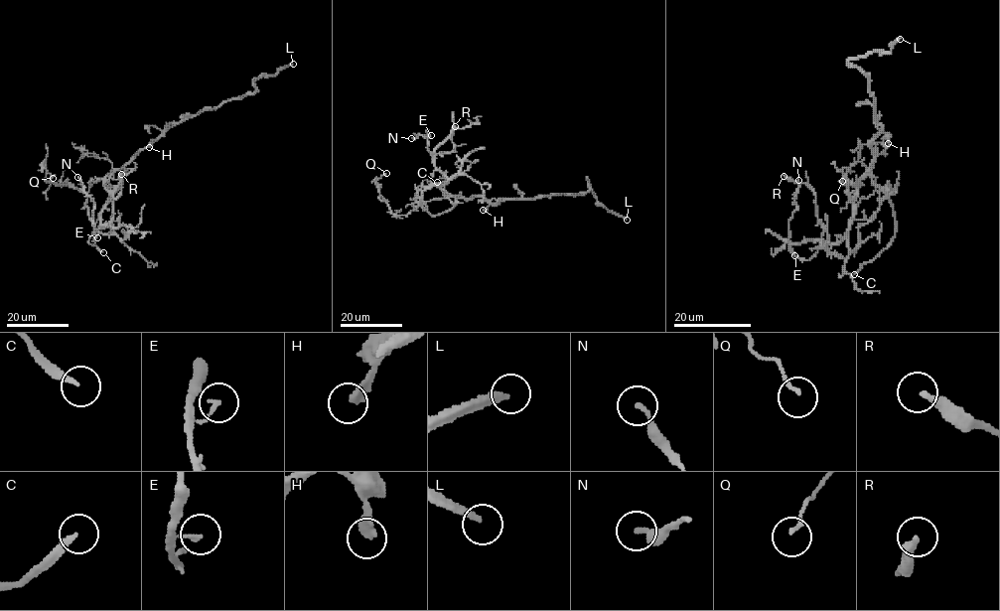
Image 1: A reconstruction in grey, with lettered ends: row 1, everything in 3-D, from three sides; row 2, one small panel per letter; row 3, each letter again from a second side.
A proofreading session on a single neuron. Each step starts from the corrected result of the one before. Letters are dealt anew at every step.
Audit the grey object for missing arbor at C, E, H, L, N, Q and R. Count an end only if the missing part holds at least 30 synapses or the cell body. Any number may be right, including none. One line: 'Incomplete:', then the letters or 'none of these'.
Incomplete: C, H, L

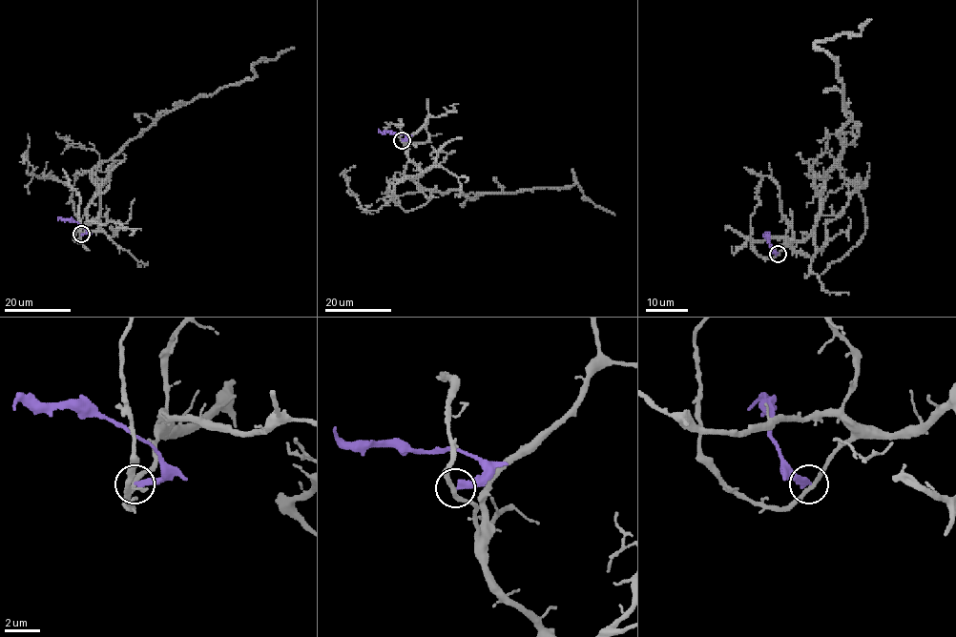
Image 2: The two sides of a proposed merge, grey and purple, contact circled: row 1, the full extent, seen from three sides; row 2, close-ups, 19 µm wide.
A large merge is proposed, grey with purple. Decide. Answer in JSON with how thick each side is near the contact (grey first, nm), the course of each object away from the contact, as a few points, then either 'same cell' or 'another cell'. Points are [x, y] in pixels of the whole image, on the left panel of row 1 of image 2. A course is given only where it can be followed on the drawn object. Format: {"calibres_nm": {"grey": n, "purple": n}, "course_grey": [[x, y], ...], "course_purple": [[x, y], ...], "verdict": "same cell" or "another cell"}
{"calibres_nm": {"grey": 280, "purple": 320}, "course_grey": [[80, 234], [99, 214], [92, 173], [101, 163], [166, 113], [250, 80], [260, 58], [295, 48]], "course_purple": [[80, 234], [87, 232], [83, 226], [74, 221], [58, 219]], "verdict": "another cell"}

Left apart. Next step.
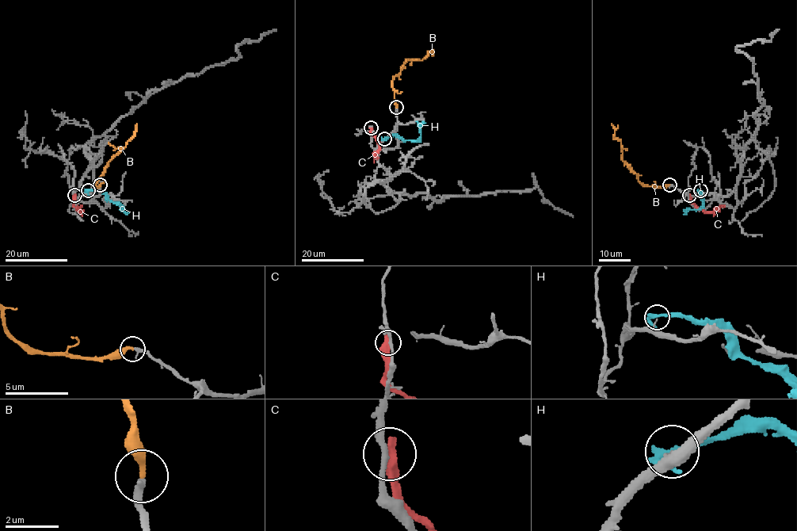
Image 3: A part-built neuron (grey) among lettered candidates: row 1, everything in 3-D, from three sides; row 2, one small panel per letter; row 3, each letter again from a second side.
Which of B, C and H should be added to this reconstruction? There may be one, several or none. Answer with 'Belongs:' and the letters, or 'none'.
Belongs: B

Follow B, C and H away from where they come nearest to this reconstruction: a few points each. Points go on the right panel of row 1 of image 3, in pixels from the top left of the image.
B: (669, 185), (651, 186), (640, 181), (622, 159), (621, 143), (614, 137), (615, 127), (611, 124)
C: (689, 195), (690, 200), (699, 208), (707, 212), (712, 212), (724, 204)
H: (700, 190), (698, 192), (703, 199), (703, 206), (697, 210), (688, 210), (683, 215)

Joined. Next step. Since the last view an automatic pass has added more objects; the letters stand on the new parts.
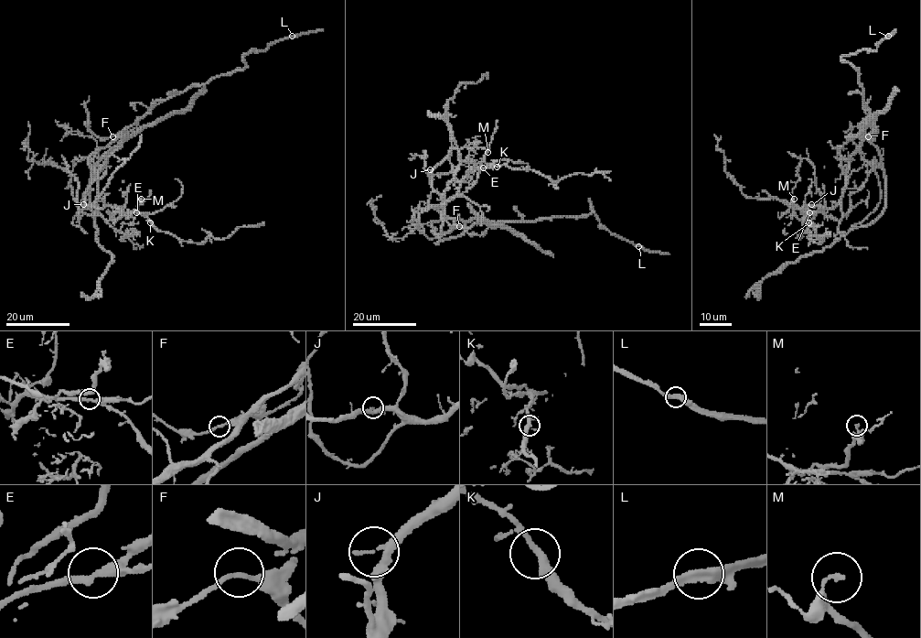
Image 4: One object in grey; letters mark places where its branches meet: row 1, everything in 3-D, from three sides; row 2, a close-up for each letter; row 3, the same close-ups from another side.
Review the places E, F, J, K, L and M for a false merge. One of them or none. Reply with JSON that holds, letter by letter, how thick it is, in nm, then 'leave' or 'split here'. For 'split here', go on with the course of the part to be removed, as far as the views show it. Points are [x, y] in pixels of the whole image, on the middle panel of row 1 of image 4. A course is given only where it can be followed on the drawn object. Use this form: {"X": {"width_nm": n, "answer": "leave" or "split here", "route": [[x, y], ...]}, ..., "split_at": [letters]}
{"E": {"width_nm": 280, "answer": "leave"}, "F": {"width_nm": 180, "answer": "leave"}, "J": {"width_nm": 200, "answer": "split here", "route": [[430, 170], [459, 161], [473, 168], [476, 159], [460, 163], [448, 184], [436, 244], [487, 221], [552, 254]]}, "K": {"width_nm": 300, "answer": "leave"}, "L": {"width_nm": 360, "answer": "leave"}, "M": {"width_nm": 200, "answer": "leave"}, "split_at": ["J"]}

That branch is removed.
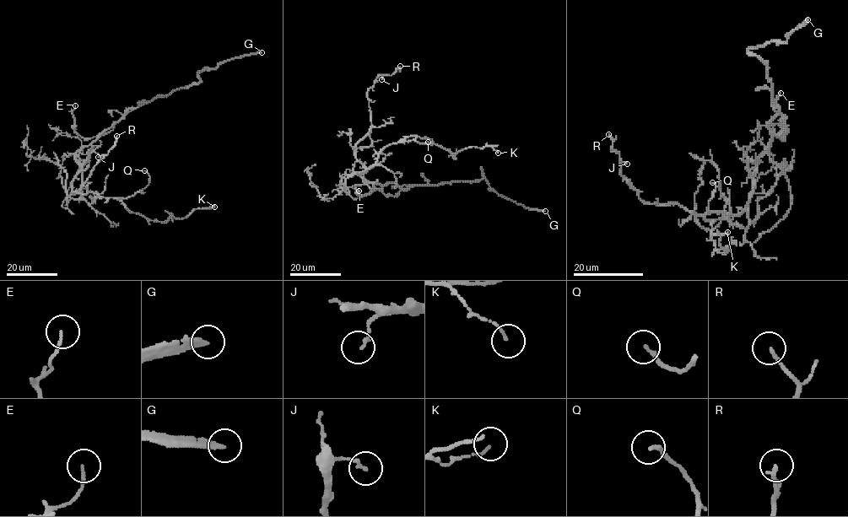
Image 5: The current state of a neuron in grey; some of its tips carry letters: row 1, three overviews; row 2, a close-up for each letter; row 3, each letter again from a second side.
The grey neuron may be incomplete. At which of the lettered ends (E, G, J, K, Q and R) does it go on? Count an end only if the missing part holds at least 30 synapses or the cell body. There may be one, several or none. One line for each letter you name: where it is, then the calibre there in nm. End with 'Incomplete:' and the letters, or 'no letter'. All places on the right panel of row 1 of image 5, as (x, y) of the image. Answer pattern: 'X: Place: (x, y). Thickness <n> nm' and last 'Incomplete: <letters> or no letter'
G: Place: (807, 19). Thickness 260 nm
Incomplete: G

